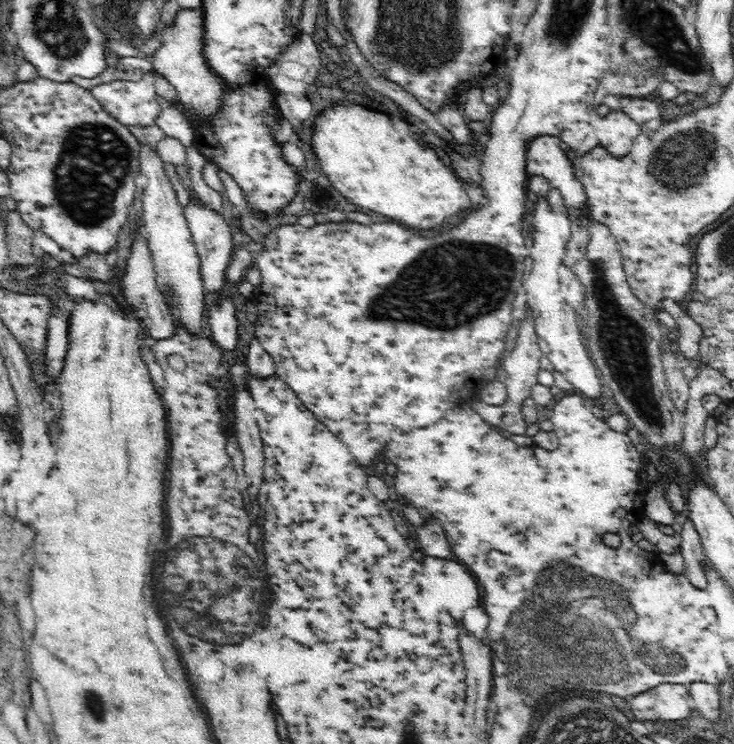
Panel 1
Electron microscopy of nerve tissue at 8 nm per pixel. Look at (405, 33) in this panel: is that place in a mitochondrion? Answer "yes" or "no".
yes

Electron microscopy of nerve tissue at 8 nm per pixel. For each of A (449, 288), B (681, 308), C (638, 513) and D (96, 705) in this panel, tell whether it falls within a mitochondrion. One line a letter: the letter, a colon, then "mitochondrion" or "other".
A: mitochondrion
B: other
C: other
D: mitochondrion

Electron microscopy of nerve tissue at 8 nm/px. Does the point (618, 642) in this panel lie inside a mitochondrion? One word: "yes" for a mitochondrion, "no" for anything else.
yes

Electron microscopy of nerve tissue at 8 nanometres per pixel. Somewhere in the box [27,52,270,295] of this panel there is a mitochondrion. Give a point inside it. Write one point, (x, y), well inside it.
(95, 160)

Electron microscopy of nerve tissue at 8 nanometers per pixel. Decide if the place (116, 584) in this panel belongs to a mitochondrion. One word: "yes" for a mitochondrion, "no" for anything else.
no

